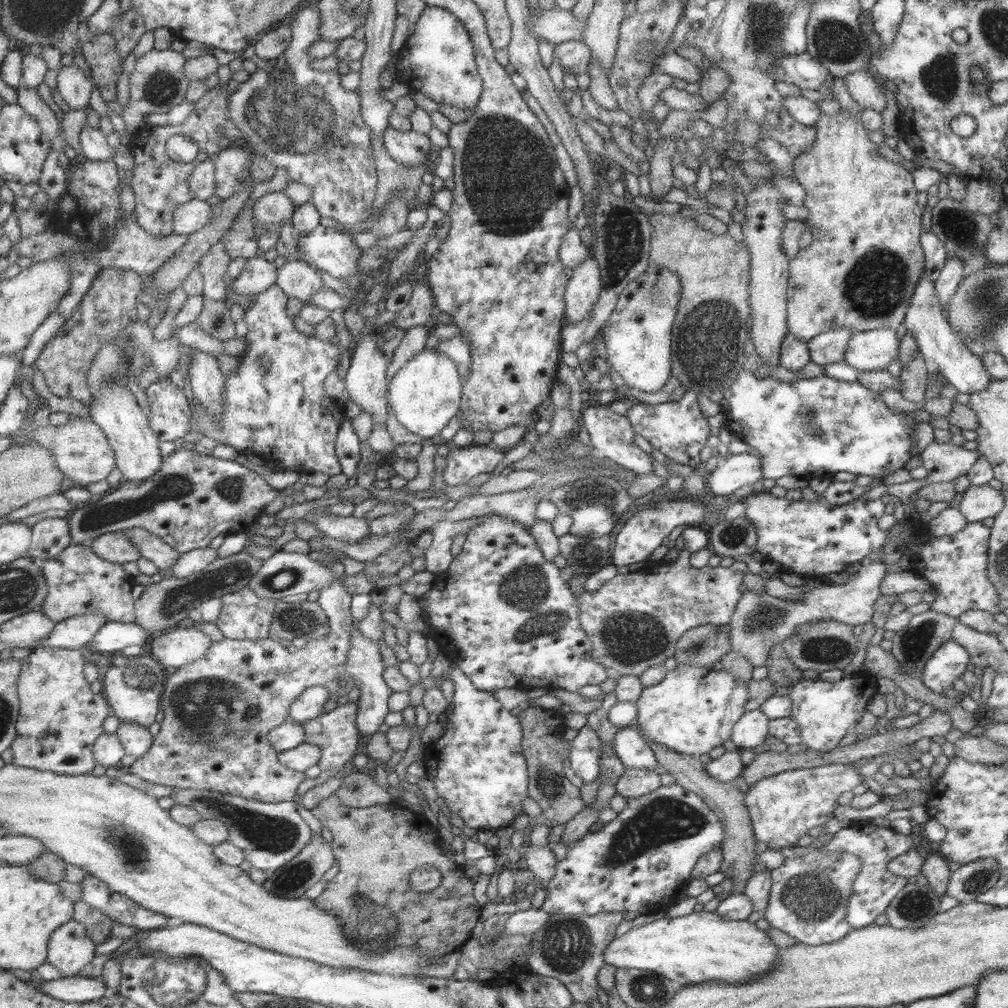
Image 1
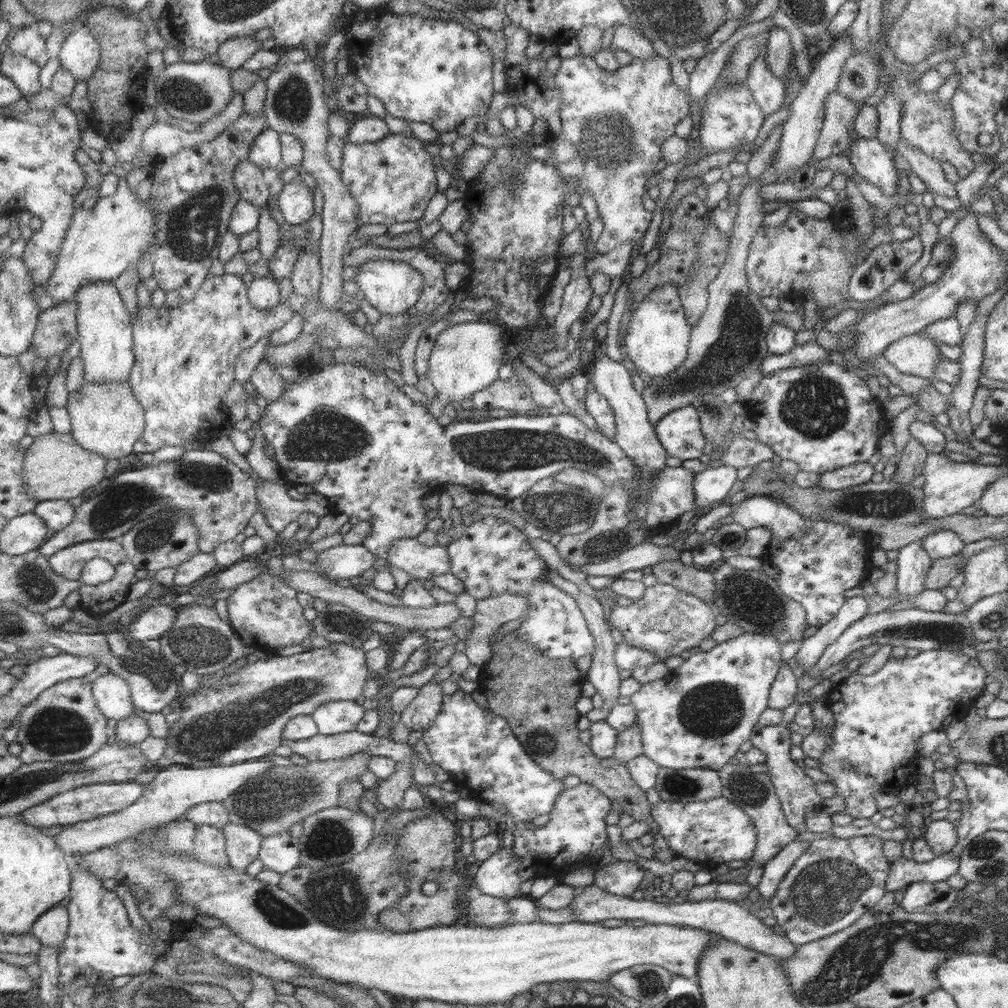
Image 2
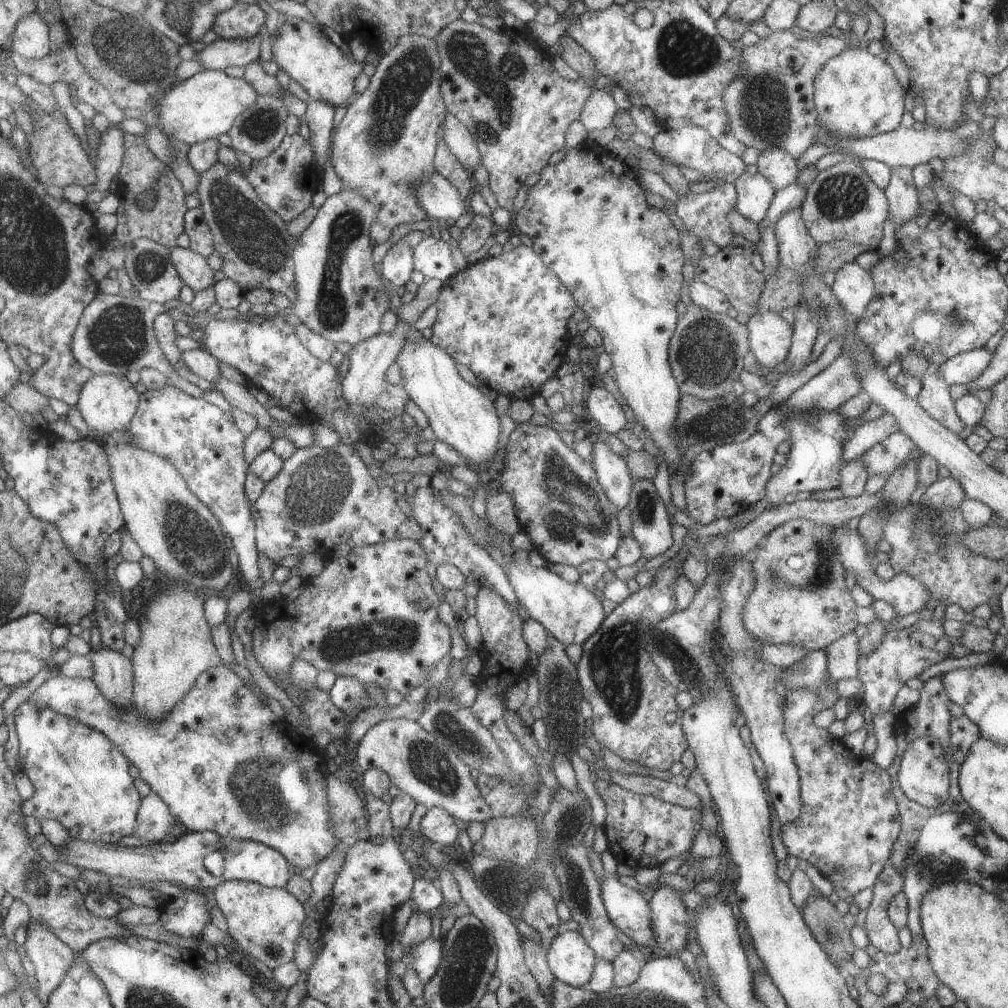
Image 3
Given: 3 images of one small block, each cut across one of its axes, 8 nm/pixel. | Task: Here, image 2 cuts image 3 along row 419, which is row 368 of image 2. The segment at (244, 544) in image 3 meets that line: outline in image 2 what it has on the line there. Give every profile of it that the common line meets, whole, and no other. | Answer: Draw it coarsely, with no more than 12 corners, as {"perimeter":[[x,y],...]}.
{"perimeter":[[237,274],[137,306],[136,454],[207,445],[243,350],[299,312]]}

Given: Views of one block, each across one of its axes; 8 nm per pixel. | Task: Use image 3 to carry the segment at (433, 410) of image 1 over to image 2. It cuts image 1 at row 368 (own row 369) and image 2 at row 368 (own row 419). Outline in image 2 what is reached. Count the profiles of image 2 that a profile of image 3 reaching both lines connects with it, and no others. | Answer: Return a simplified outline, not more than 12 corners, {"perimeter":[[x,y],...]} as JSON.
{"perimeter":[[464,322],[436,341],[428,376],[445,404],[499,378],[501,324]]}

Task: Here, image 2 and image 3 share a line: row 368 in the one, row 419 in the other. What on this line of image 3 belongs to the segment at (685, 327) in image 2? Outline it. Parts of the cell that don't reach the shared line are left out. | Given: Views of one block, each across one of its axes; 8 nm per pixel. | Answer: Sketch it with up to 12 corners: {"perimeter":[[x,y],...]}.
{"perimeter":[[589,141],[515,226],[670,469],[680,234]]}

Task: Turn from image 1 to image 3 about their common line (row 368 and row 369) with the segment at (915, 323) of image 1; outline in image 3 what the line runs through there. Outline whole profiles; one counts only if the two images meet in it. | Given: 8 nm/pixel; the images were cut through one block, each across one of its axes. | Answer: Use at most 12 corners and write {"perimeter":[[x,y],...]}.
{"perimeter":[[979,347],[948,358],[937,374],[967,386],[987,368],[993,354]]}

